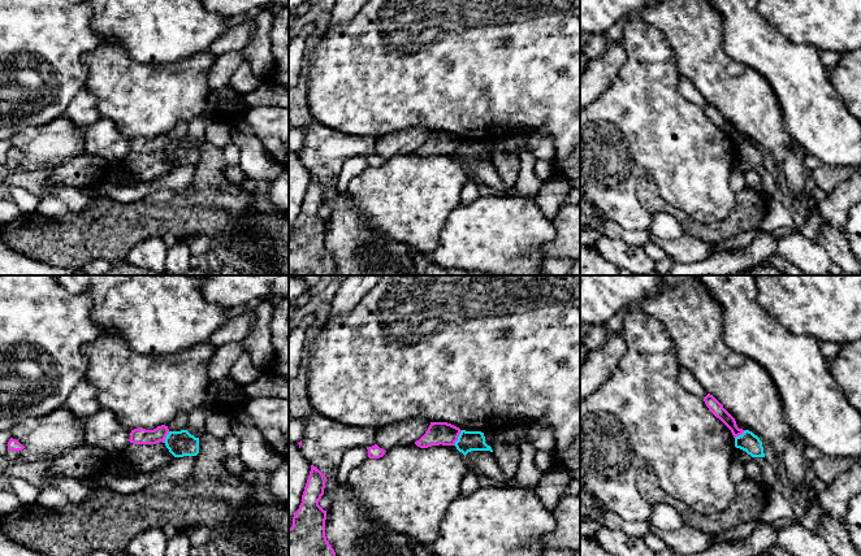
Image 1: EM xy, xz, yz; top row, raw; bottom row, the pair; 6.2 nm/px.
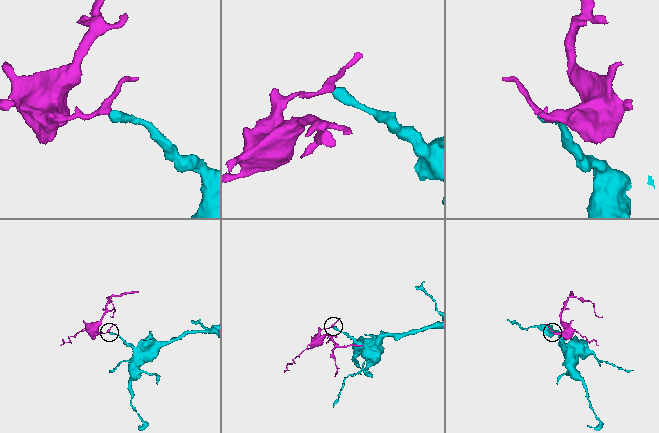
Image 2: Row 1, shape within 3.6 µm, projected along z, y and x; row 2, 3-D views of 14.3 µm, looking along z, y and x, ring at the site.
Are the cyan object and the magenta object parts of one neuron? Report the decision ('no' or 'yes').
no

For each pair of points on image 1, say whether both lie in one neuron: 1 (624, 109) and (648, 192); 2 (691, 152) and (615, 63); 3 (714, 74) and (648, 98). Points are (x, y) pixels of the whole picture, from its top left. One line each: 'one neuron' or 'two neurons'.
1: two neurons
2: two neurons
3: two neurons

